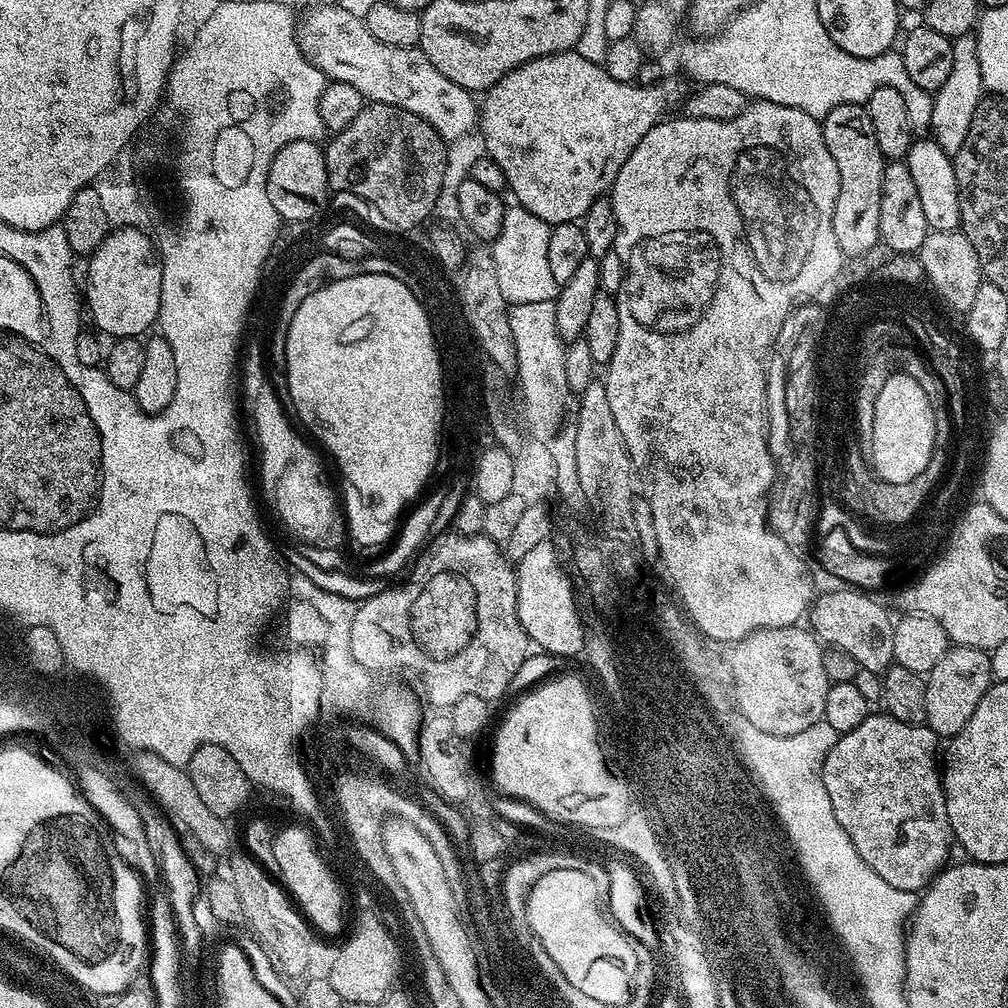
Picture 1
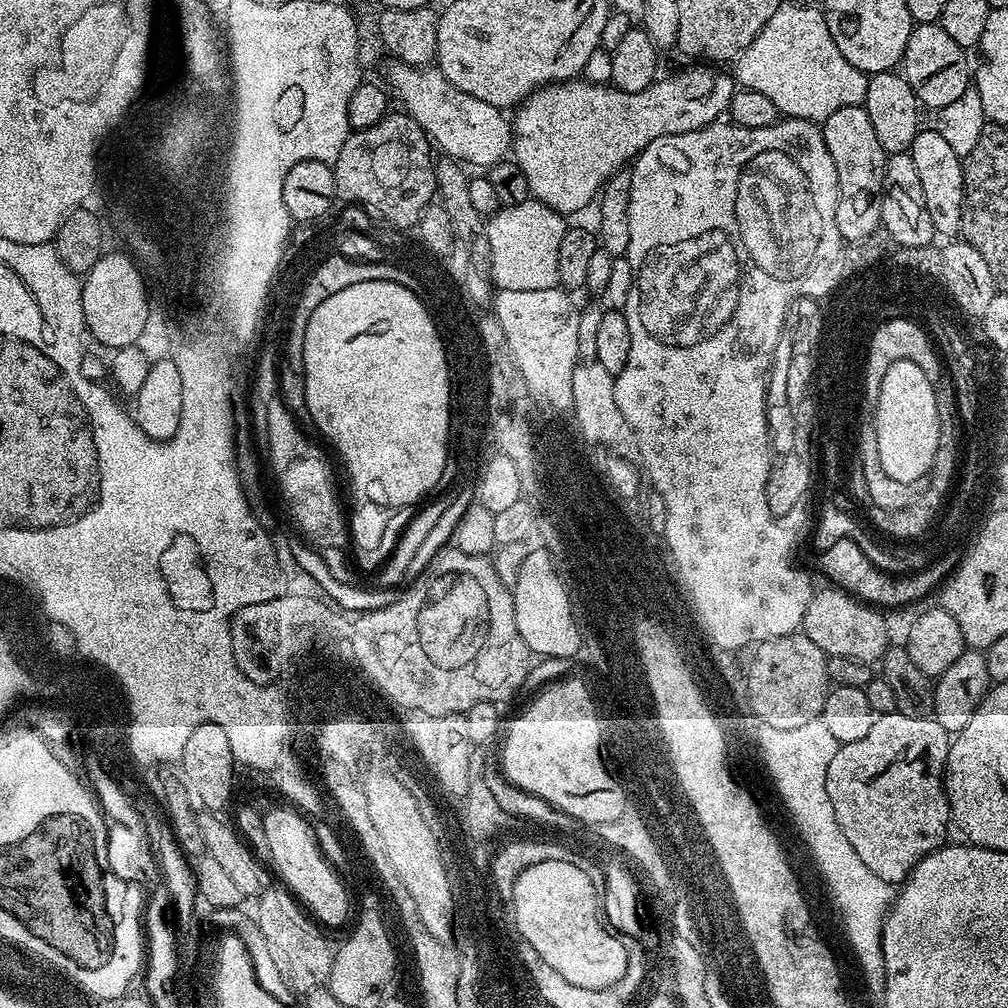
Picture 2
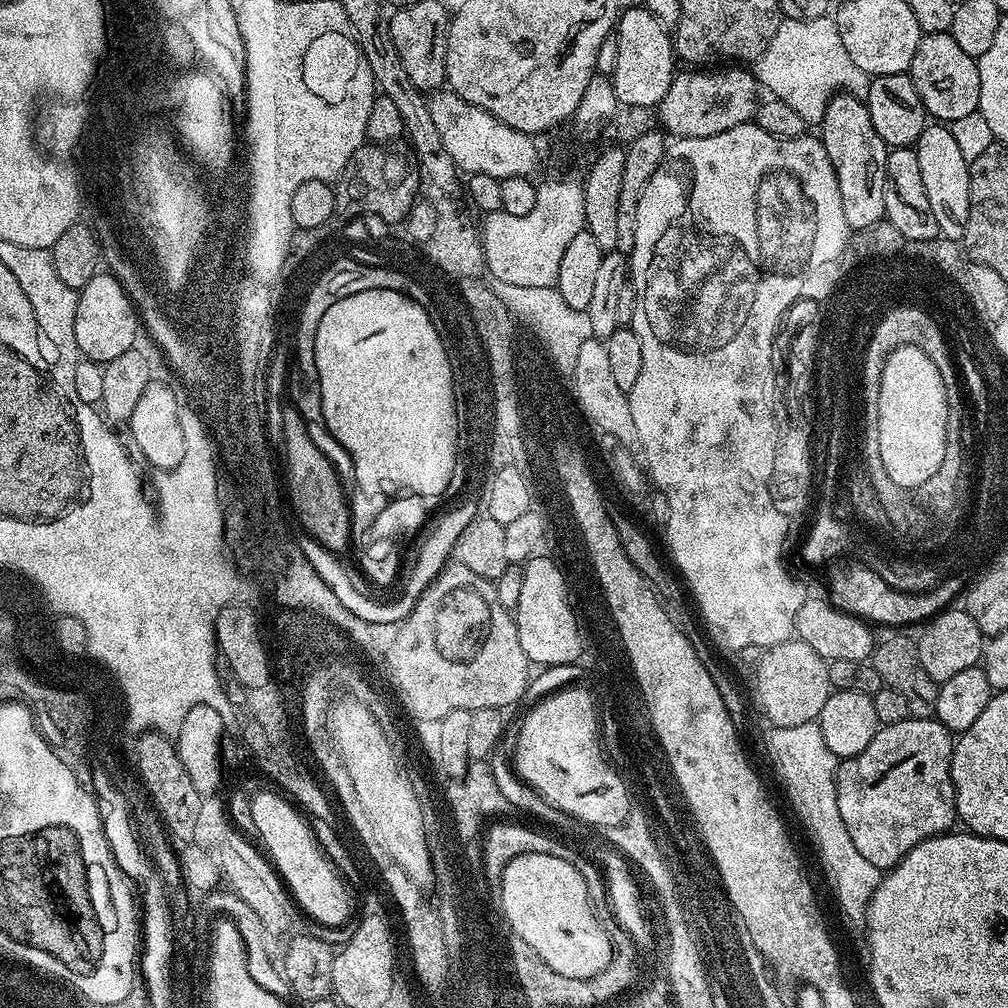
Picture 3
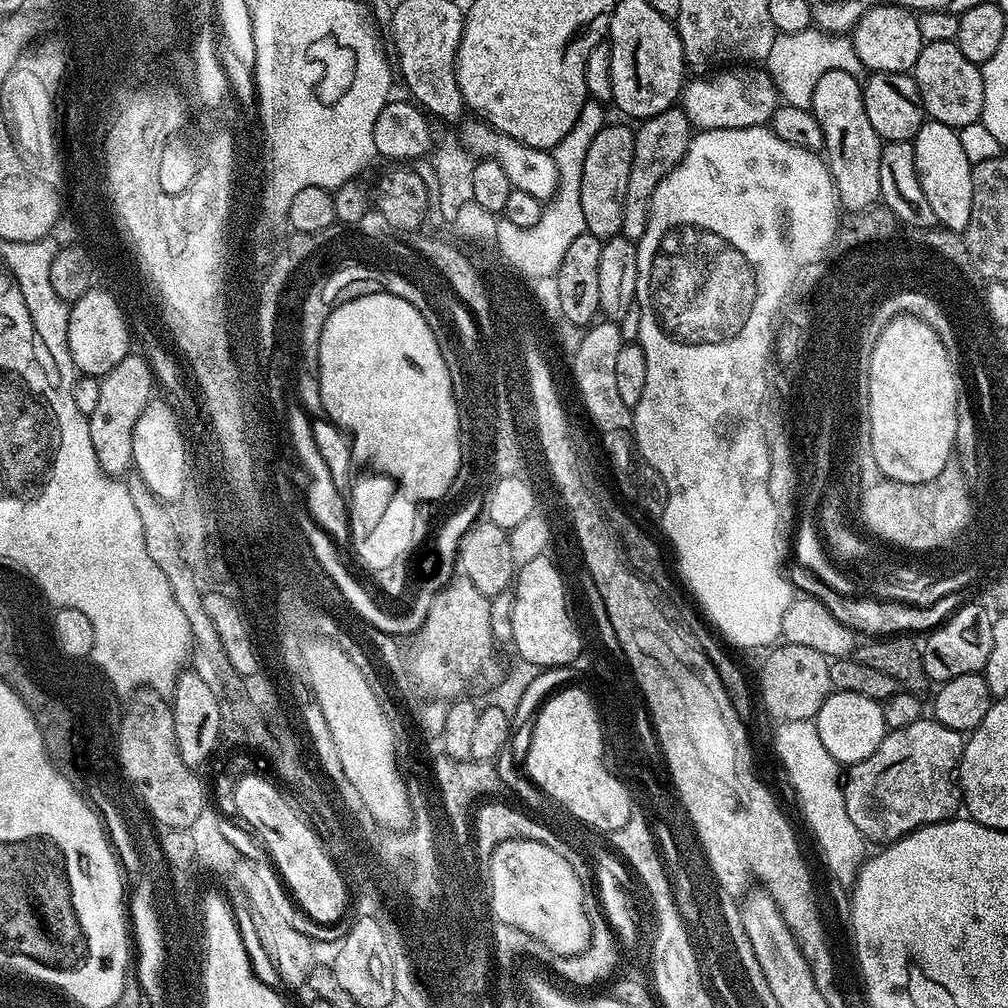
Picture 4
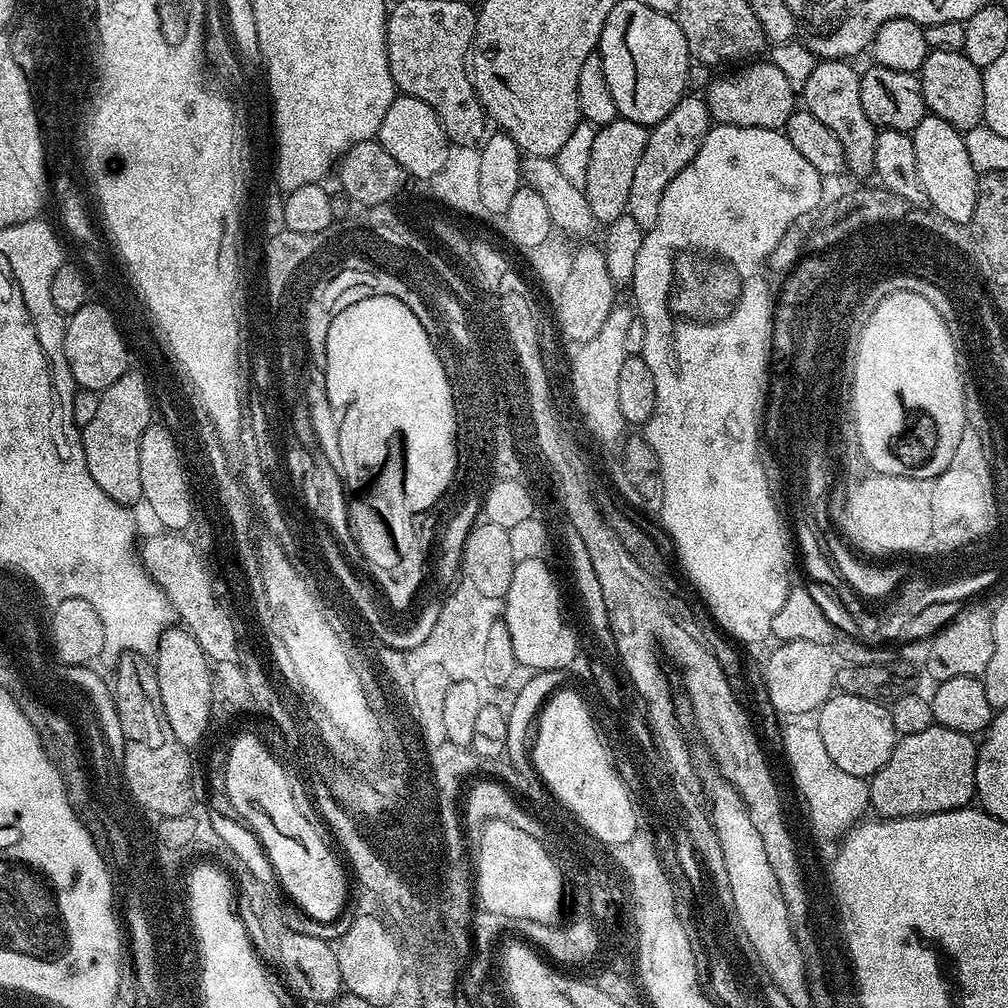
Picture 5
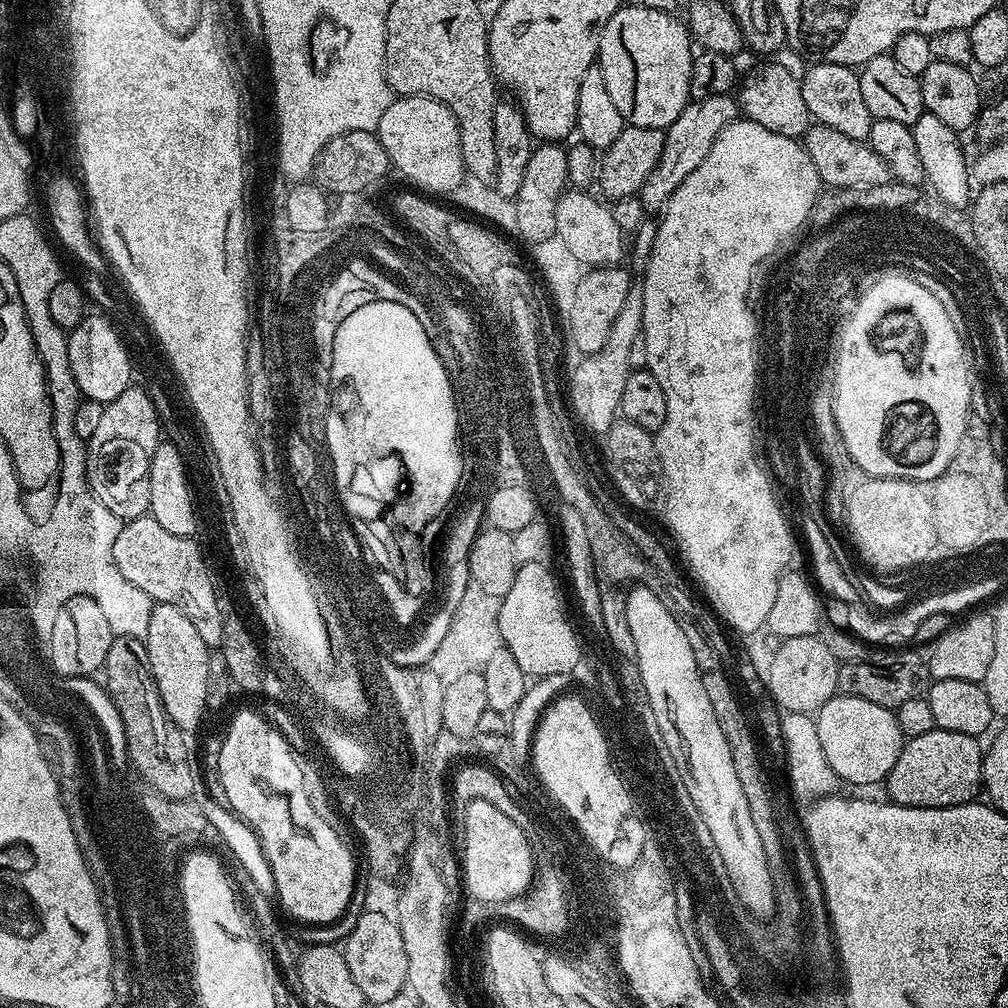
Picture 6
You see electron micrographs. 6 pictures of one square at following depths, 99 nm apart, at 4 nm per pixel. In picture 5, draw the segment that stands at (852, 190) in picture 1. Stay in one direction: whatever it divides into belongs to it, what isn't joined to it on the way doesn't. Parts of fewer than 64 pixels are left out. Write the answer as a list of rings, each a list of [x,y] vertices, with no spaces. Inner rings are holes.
[[[820,60],[810,70],[810,78],[802,86],[802,104],[818,122],[823,122],[842,142],[844,167],[857,178],[871,177],[875,173],[874,142],[877,127],[866,118],[862,110],[862,90],[860,89],[861,73],[851,68],[848,60]]]

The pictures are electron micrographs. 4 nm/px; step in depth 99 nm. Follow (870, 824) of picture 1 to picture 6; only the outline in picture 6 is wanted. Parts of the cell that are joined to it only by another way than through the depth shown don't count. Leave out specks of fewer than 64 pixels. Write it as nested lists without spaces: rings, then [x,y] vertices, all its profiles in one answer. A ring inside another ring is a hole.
[[[934,727],[926,734],[911,737],[898,754],[898,762],[894,762],[894,770],[890,770],[886,787],[887,799],[893,804],[910,806],[911,808],[949,808],[959,804],[971,804],[981,795],[984,778],[984,758],[981,741],[974,736],[954,734],[950,730]]]

